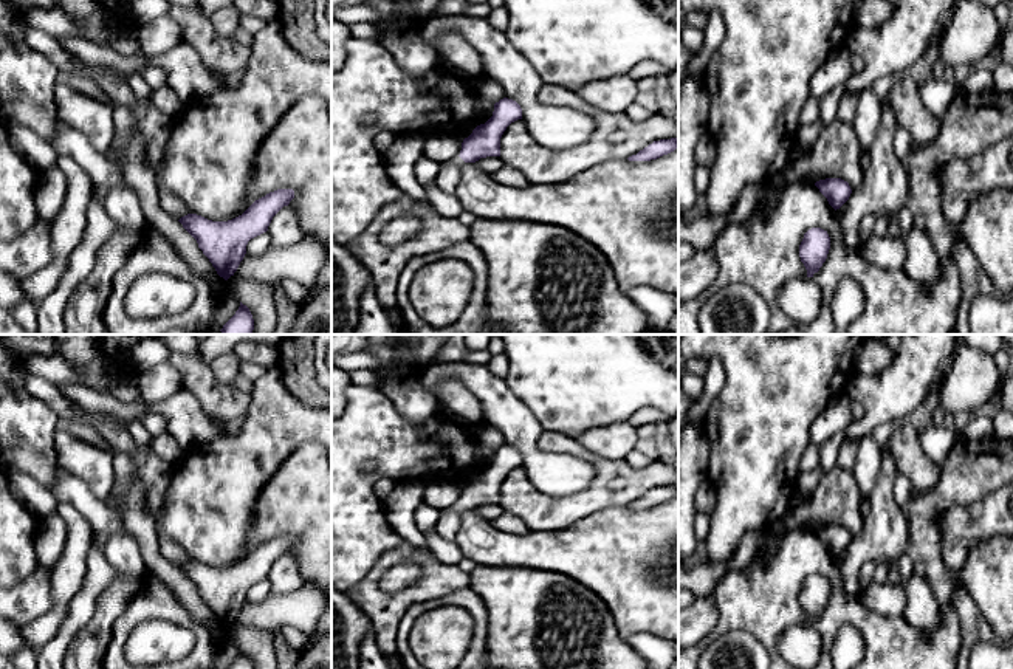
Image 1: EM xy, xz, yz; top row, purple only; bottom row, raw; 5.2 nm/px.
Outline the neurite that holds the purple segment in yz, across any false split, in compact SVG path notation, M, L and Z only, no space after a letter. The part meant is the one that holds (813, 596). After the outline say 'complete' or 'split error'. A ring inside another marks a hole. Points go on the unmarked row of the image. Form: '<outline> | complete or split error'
M812 575L804 581L799 592L799 604L807 616L807 624L813 624L827 606L830 596L830 584L821 575Z | complete

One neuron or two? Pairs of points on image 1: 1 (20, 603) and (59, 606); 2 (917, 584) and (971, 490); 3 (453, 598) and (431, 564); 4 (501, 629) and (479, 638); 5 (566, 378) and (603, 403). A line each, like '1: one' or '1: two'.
1: two
2: two
3: two
4: two
5: one

